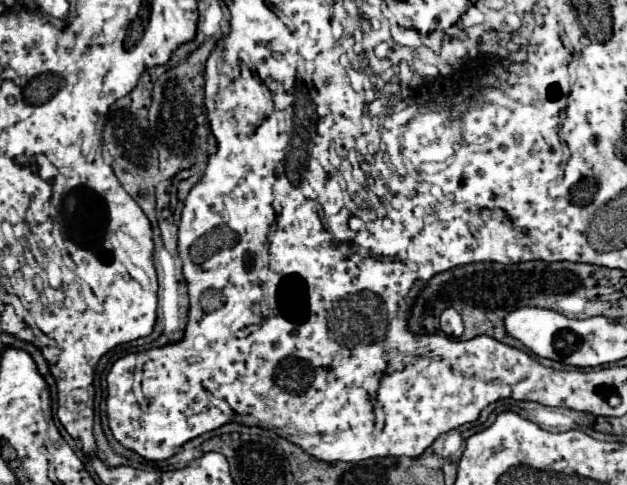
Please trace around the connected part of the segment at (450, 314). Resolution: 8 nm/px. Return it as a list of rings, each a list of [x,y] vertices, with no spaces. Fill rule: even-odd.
[[[452,307],[445,309],[444,313],[440,315],[440,327],[442,327],[442,331],[446,335],[454,338],[460,337],[464,331],[461,315]]]

